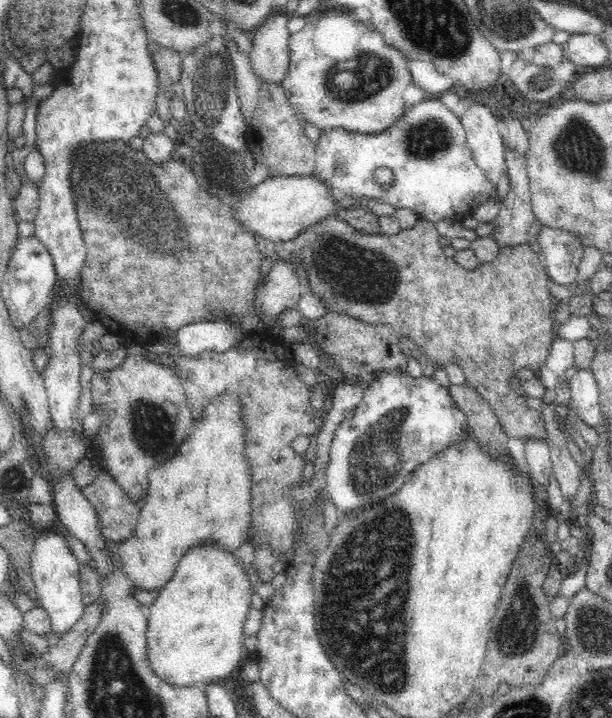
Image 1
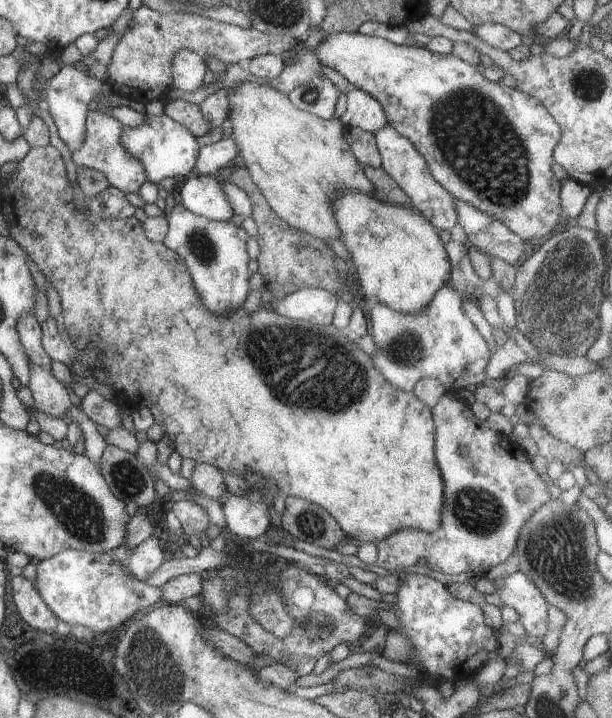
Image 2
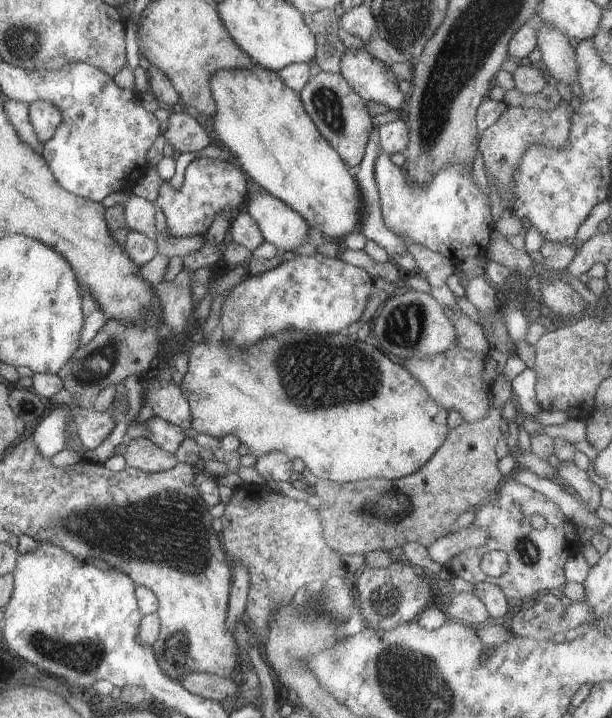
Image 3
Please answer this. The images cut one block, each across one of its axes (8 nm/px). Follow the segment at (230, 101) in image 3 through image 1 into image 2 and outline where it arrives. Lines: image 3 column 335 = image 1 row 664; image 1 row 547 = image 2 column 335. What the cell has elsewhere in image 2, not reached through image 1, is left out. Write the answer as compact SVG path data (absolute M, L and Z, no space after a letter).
M336 192L332 196L332 210L344 242L354 264L355 290L362 290L368 302L380 302L402 313L422 312L432 296L444 285L449 285L451 264L438 230L412 206L382 202L376 197L358 192Z

